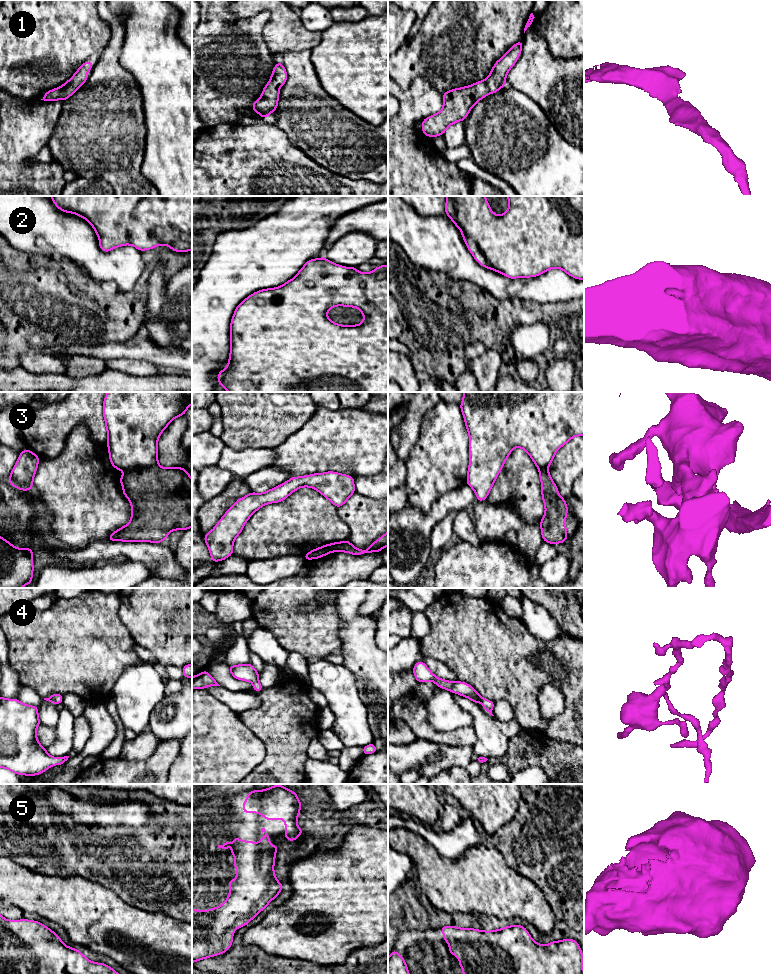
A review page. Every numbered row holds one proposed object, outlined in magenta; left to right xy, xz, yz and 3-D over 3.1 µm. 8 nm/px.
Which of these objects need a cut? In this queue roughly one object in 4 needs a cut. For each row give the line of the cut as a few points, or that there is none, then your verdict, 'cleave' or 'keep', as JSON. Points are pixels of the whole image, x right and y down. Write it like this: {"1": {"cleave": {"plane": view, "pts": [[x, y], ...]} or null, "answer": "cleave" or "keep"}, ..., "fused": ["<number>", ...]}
{"1": {"cleave": null, "answer": "keep"}, "2": {"cleave": null, "answer": "keep"}, "3": {"cleave": {"plane": "xy", "pts": [[157, 463], [129, 470]]}, "answer": "cleave"}, "4": {"cleave": {"plane": "xz", "pts": [[257, 680], [253, 683]]}, "answer": "cleave"}, "5": {"cleave": null, "answer": "keep"}, "fused": ["3", "4"]}

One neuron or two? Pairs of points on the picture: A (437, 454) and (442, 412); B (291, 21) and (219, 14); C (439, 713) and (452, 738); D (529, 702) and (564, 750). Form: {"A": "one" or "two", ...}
{"A": "one", "B": "two", "C": "two", "D": "two"}

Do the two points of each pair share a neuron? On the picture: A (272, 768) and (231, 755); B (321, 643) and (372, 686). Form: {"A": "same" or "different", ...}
{"A": "different", "B": "different"}

